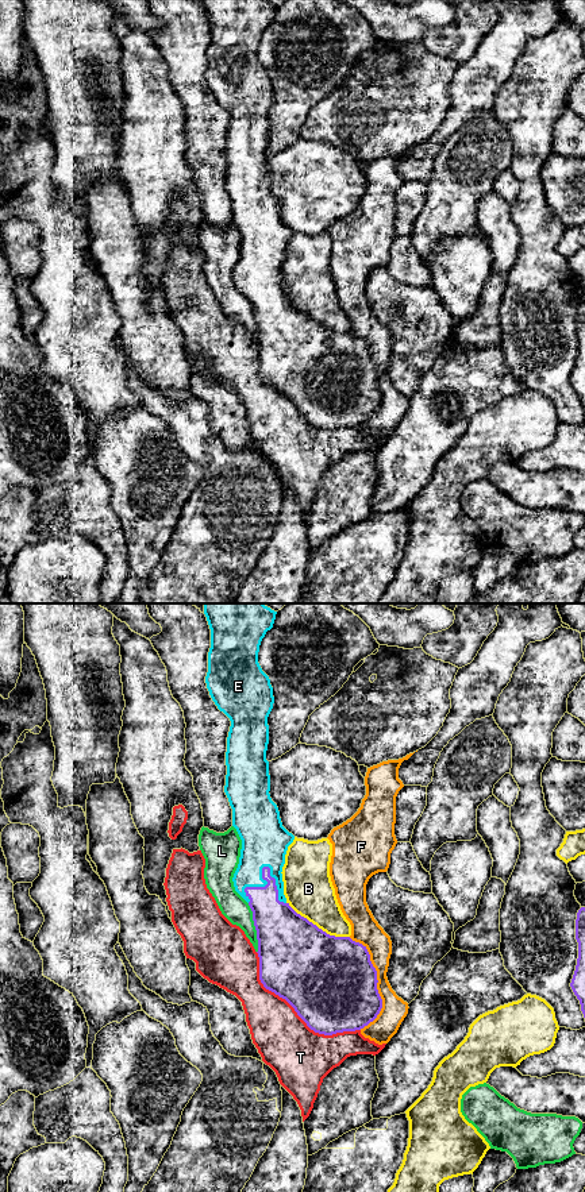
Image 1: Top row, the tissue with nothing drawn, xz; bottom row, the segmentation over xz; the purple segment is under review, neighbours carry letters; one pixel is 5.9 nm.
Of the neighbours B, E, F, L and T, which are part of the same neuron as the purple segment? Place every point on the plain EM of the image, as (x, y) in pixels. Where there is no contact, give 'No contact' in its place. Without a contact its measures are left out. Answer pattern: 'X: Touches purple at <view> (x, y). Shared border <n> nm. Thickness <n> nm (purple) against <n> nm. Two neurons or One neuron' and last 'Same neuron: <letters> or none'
B: Touches purple at xz (316, 321). Shared border 440 nm. Thickness 480 nm (purple) against 280 nm. Two neurons
E: Touches purple at xz (266, 262). Shared border 280 nm. Thickness 180 nm (purple) against 280 nm. One neuron
F: Touches purple at xz (377, 377). Shared border 550 nm. Thickness 500 nm (purple) against 150 nm. Two neurons
L: Touches purple at xz (256, 323). Shared border 300 nm. Thickness 400 nm (purple) against 160 nm. Two neurons
T: Touches purple at xz (295, 405). Shared border 800 nm. Thickness 500 nm (purple) against 340 nm. Two neurons
Same neuron: E

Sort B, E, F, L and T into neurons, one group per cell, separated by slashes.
B / E / F / L / T

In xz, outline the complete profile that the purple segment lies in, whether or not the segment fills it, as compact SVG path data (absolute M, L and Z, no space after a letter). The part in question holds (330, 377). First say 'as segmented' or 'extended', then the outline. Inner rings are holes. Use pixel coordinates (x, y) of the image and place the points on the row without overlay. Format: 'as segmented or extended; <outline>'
extended; M204 0L204 9L211 24L207 84L218 104L231 116L224 188L232 204L232 221L242 235L232 277L253 306L259 375L266 385L285 394L315 428L332 431L361 425L382 404L377 366L366 342L350 332L327 329L297 309L284 290L281 267L295 231L282 221L278 202L269 189L268 112L274 92L270 74L258 58L261 36L273 23L277 7L265 0Z

